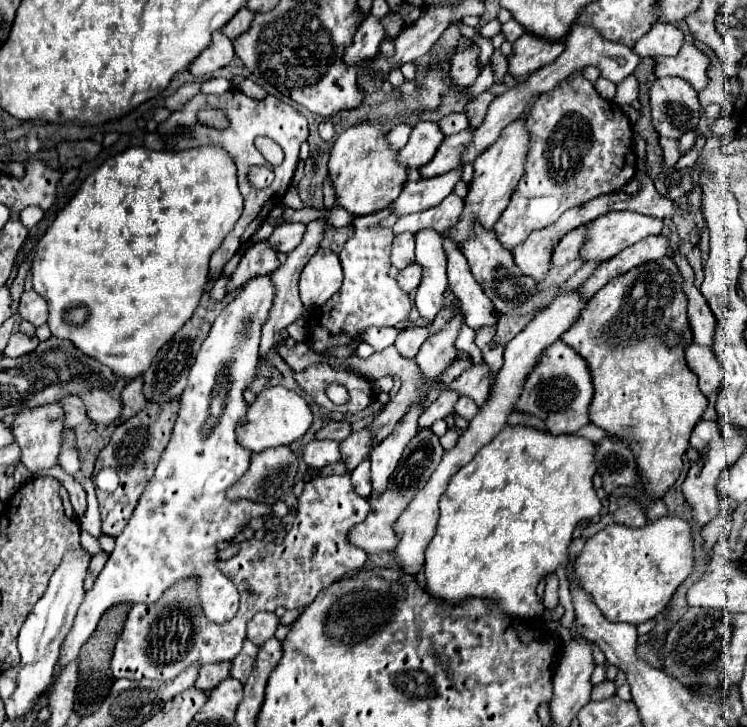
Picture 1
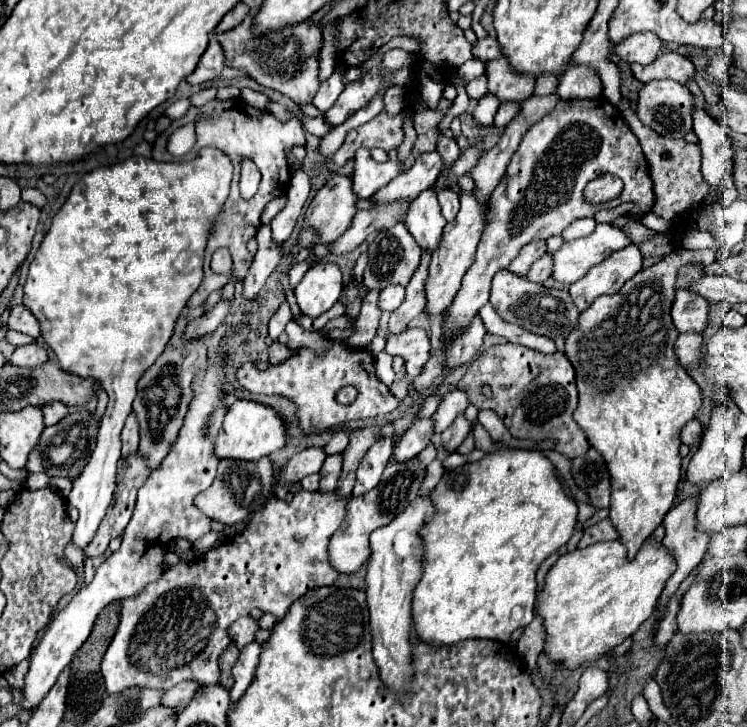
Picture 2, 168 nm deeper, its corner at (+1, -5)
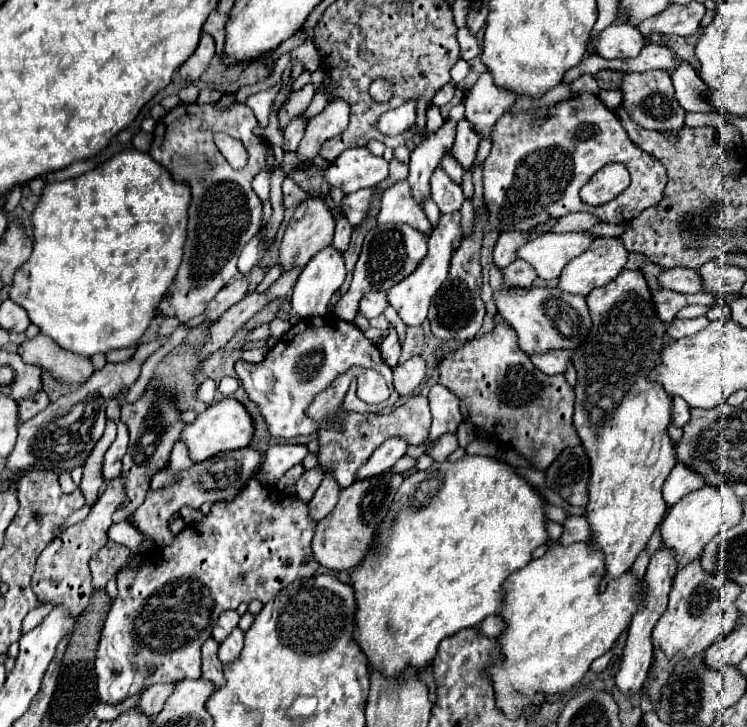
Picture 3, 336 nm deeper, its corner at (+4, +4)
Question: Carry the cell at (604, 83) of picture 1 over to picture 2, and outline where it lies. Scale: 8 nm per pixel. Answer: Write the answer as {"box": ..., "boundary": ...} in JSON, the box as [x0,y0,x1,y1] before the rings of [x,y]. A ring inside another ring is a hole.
{"box":[559,64,601,98],"boundary":[[[573,64],[565,70],[559,80],[559,96],[561,98],[599,98],[601,96],[601,80],[599,74],[583,64]]]}

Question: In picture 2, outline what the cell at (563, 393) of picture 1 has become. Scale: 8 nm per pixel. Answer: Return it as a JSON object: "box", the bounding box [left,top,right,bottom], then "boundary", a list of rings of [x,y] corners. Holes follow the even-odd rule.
{"box":[457,342,589,458],"boundary":[[[511,342],[487,348],[471,362],[457,388],[467,392],[469,402],[479,410],[493,410],[515,438],[551,440],[553,450],[567,458],[585,454],[589,448],[585,434],[573,420],[573,410],[577,408],[575,370],[563,352],[545,356]],[[483,386],[491,388],[491,396],[481,394]]]}

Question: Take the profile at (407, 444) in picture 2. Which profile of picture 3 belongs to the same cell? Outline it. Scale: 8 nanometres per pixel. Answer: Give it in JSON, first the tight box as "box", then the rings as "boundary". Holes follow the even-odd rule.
{"box":[356,437,406,479],"boundary":[[[390,437],[386,439],[370,457],[370,461],[358,471],[356,479],[368,479],[368,477],[376,477],[380,473],[384,473],[386,469],[390,469],[400,457],[406,455],[406,441],[402,441],[402,437]]]}

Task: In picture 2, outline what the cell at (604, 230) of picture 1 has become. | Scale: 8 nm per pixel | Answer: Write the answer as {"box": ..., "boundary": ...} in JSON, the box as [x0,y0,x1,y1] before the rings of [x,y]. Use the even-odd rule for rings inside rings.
{"box":[551,224,629,284],"boundary":[[[597,224],[589,236],[563,242],[563,246],[551,254],[551,278],[561,284],[573,284],[583,278],[591,266],[603,262],[609,254],[625,248],[627,244],[629,238],[623,230],[611,224]]]}

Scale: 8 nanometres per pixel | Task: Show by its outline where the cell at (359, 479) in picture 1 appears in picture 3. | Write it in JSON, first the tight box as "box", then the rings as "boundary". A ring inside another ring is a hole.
{"box":[308,367,430,487],"boundary":[[[352,367],[344,375],[336,377],[332,385],[320,393],[314,403],[308,407],[308,415],[318,421],[318,441],[320,441],[320,465],[330,471],[334,469],[336,481],[340,487],[348,487],[356,481],[358,469],[370,459],[370,455],[388,439],[394,435],[404,435],[404,431],[410,431],[410,445],[420,445],[430,429],[430,409],[428,409],[428,399],[424,395],[414,395],[408,397],[402,407],[398,407],[392,413],[386,415],[364,415],[364,413],[350,413],[340,409],[340,403],[348,391],[348,383],[354,379],[358,383],[368,383],[368,375],[374,375],[370,369],[362,367]]]}

